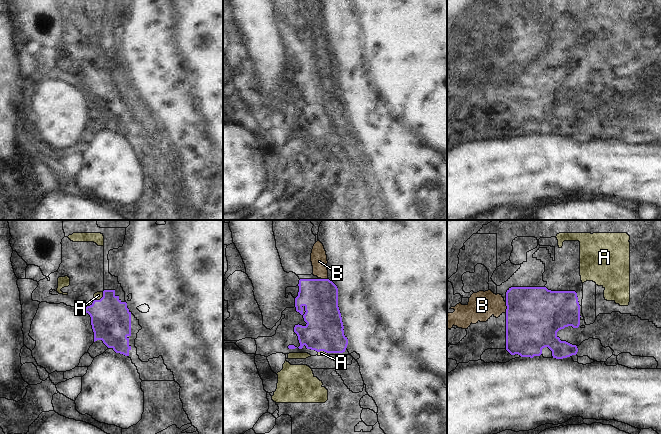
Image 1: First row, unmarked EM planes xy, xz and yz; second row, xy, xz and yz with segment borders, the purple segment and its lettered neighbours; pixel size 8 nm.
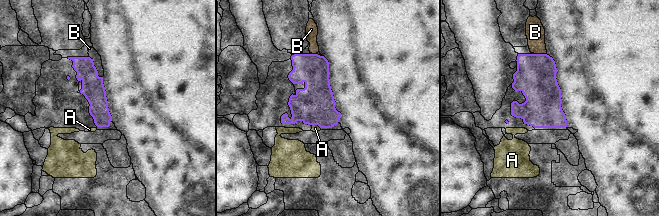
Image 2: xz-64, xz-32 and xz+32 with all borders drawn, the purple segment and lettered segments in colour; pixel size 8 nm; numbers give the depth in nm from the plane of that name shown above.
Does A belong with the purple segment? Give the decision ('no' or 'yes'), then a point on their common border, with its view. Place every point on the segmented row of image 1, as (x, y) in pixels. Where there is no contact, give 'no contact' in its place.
no; contact xy (101, 298)

